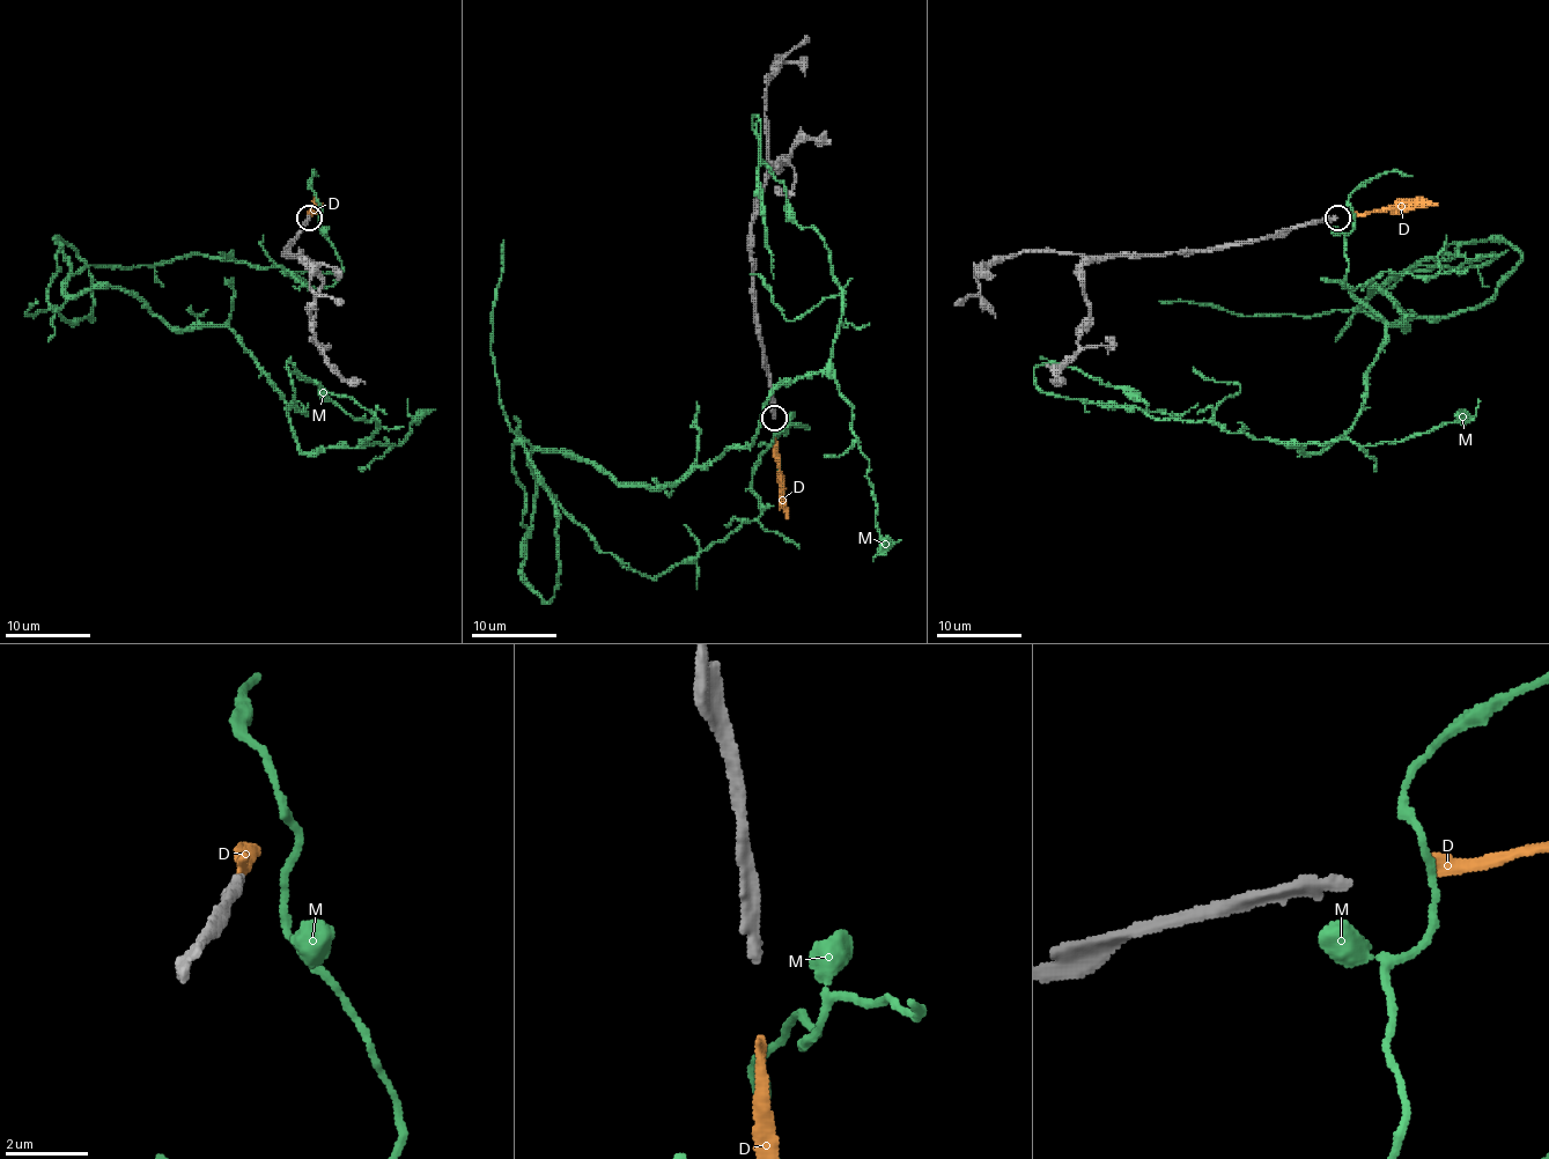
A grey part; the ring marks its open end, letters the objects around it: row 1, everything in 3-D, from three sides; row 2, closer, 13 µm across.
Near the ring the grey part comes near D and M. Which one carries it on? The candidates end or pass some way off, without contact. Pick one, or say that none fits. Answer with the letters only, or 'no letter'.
D

